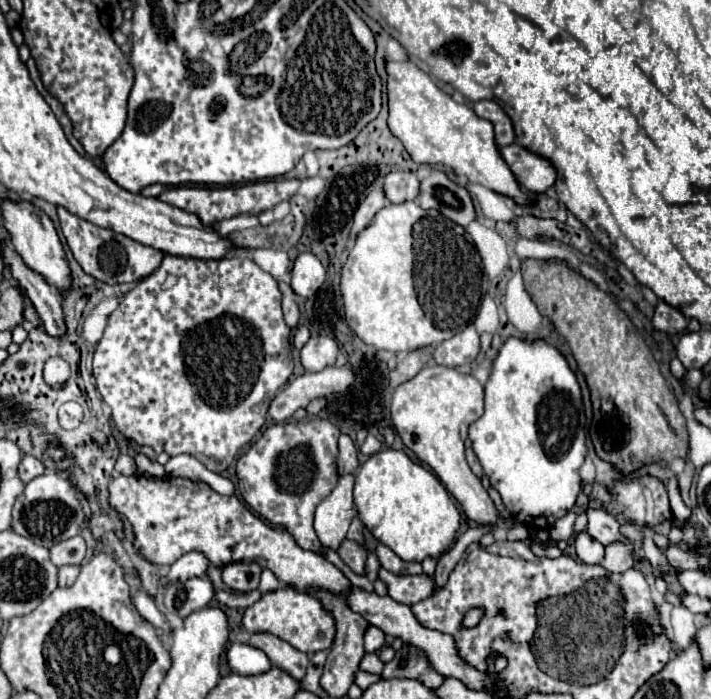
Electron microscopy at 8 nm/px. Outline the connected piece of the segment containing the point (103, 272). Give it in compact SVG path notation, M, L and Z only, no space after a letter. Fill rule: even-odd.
M57 207L59 221L61 221L61 231L67 239L67 245L77 259L77 263L83 267L83 271L101 283L107 285L121 285L121 283L131 283L137 279L147 277L153 273L161 259L163 253L155 251L153 247L143 247L141 243L135 243L133 239L127 239L125 235L117 235L109 229L95 227L93 223L87 223L85 219L79 219L77 215L71 215L65 207Z

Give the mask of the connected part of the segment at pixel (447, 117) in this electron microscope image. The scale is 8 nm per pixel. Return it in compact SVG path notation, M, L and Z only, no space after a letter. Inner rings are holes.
M387 61L387 73L389 129L405 145L415 163L451 167L457 175L467 177L467 181L507 195L517 205L535 205L535 199L527 191L523 191L523 187L519 187L519 181L515 179L515 175L511 175L507 163L503 163L503 157L499 155L499 147L495 143L495 131L491 123L487 123L487 119L479 119L475 111L471 111L471 107L455 103L413 61Z

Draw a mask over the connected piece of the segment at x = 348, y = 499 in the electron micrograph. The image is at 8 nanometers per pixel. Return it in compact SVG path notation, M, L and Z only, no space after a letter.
M341 475L337 487L327 499L323 499L323 503L319 503L315 511L317 537L323 545L331 549L339 547L339 543L347 537L353 519L359 517L359 511L353 503L353 487L355 475Z

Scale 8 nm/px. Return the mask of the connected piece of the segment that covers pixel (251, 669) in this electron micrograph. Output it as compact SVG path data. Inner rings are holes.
M233 643L229 647L227 663L229 663L229 669L239 675L259 675L271 667L267 655L261 649L245 643Z

